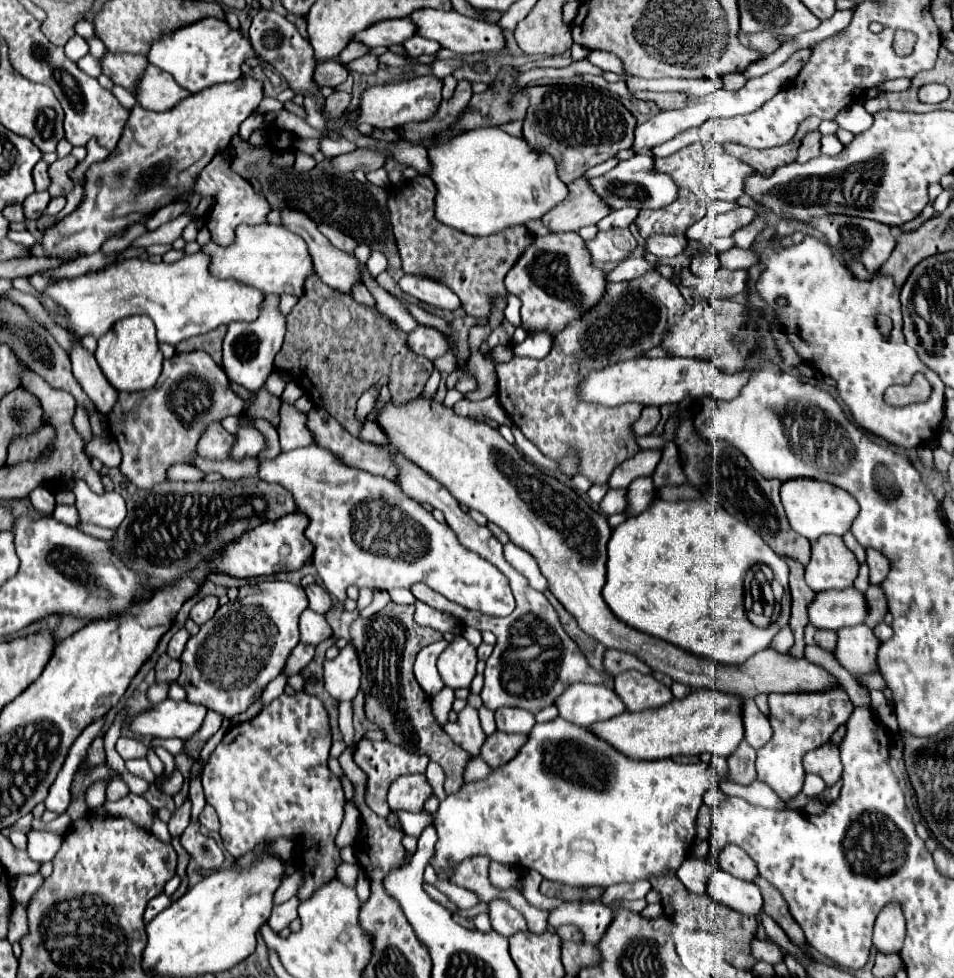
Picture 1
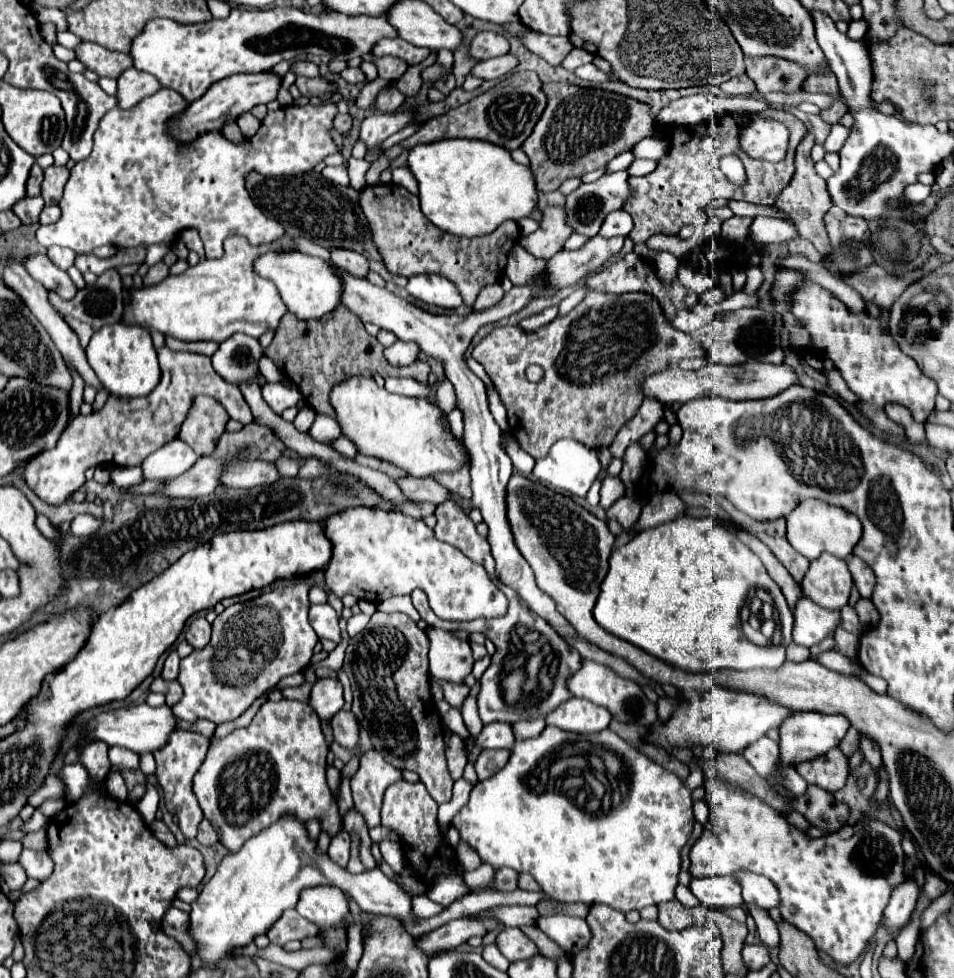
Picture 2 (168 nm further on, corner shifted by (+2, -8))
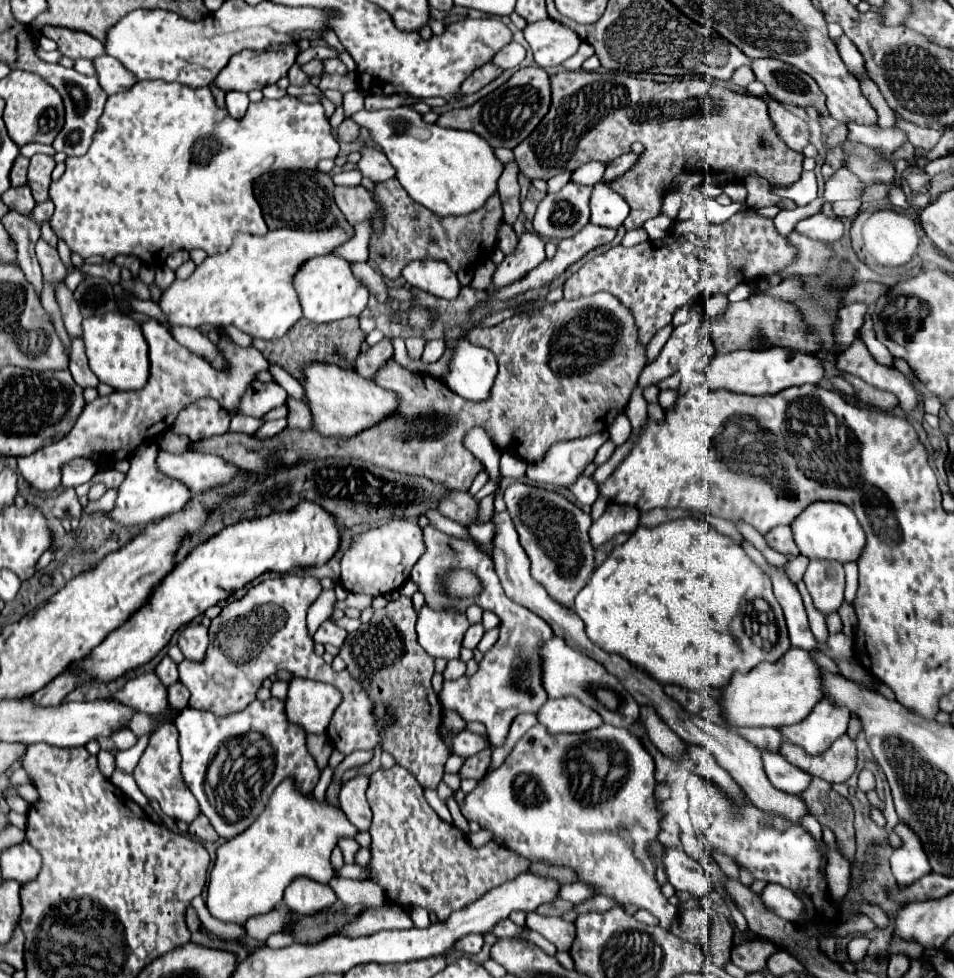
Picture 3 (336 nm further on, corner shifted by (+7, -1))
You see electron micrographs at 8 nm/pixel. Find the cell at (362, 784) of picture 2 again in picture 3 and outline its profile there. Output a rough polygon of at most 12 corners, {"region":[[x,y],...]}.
{"region":[[370,776],[344,782],[340,802],[346,818],[368,830],[372,810],[366,800]]}

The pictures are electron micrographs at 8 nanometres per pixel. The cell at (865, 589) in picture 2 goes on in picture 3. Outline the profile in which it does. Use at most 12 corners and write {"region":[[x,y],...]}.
{"region":[[846,562],[846,600],[852,602],[858,590],[858,566]]}

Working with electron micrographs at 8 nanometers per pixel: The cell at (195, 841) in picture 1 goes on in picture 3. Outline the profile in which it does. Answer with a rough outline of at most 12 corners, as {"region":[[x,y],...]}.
{"region":[[162,724],[134,770],[140,790],[172,820],[198,802],[180,774],[178,730]]}

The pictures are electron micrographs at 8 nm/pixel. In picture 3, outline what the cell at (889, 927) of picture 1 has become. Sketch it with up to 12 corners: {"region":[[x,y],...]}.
{"region":[[906,824],[896,826],[902,846],[890,866],[898,886],[926,876],[930,864]]}

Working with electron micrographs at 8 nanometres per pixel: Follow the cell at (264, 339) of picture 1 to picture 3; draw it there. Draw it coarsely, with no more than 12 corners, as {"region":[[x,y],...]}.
{"region":[[154,442],[132,454],[110,516],[122,526],[182,510],[194,496],[158,472]]}

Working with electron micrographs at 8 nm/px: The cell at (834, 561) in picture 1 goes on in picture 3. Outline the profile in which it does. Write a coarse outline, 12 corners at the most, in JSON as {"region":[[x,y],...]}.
{"region":[[812,560],[804,584],[822,614],[844,600],[840,562]]}

